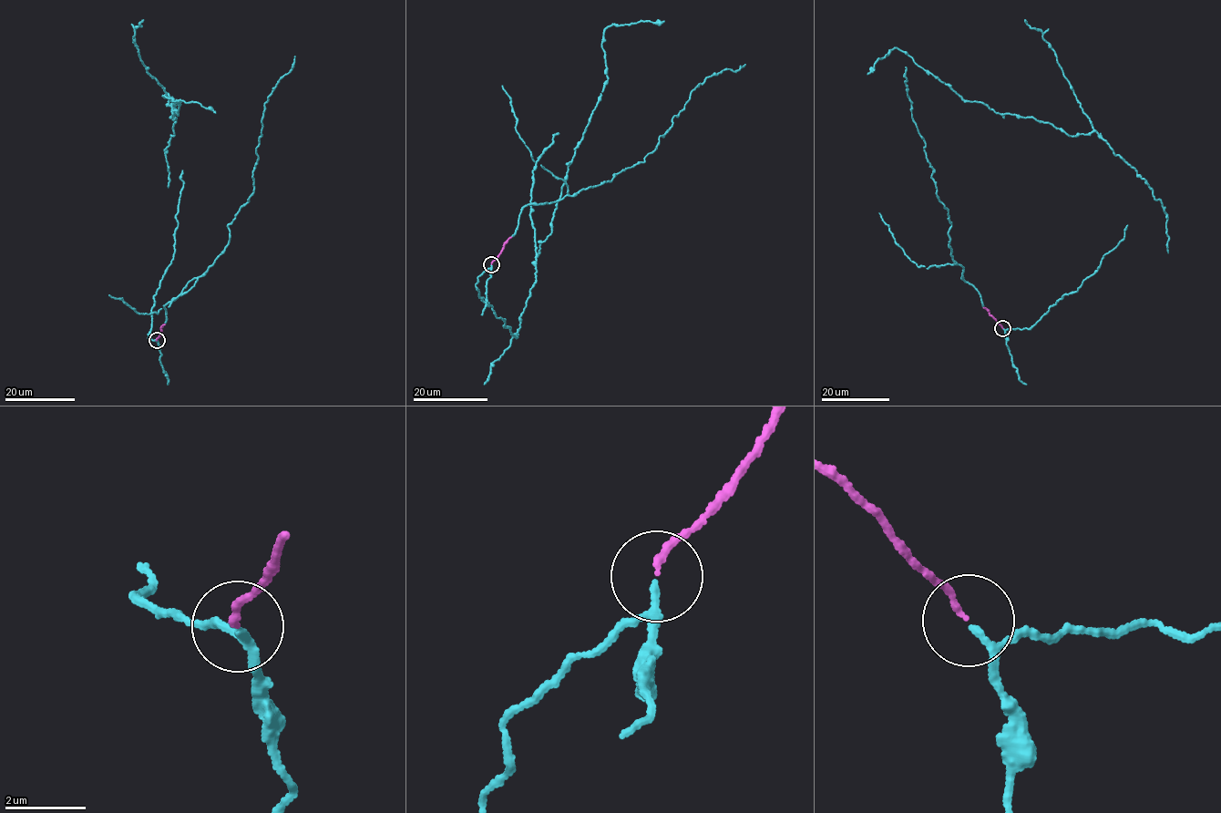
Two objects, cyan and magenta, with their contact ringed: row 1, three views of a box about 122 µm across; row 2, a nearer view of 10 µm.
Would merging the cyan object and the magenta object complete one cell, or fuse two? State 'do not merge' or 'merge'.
merge

